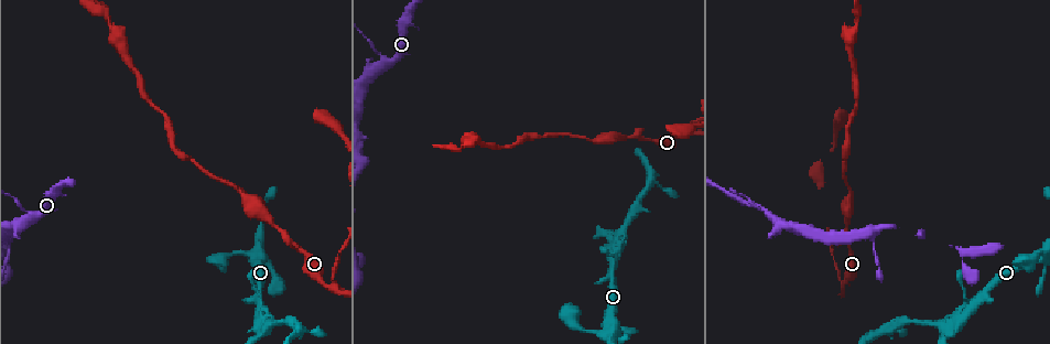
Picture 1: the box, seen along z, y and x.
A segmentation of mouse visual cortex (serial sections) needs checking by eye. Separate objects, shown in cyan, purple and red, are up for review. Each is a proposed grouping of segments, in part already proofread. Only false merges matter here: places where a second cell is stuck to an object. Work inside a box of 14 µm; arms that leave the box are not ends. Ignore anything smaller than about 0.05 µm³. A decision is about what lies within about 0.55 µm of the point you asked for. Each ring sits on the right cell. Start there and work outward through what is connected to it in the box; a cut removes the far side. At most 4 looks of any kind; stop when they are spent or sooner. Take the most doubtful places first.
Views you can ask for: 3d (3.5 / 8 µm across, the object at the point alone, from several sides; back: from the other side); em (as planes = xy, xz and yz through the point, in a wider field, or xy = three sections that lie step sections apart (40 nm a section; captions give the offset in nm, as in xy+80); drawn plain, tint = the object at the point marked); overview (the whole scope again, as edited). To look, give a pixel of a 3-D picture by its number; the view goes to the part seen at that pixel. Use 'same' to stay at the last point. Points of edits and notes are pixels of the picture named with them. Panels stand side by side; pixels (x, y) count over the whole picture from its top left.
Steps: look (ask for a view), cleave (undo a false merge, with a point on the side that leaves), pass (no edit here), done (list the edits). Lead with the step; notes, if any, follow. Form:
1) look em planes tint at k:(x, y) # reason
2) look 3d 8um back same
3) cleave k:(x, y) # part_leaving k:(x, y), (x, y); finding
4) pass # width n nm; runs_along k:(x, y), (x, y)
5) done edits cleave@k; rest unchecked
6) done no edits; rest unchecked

look 3d 3.5um at 1:(256, 309)

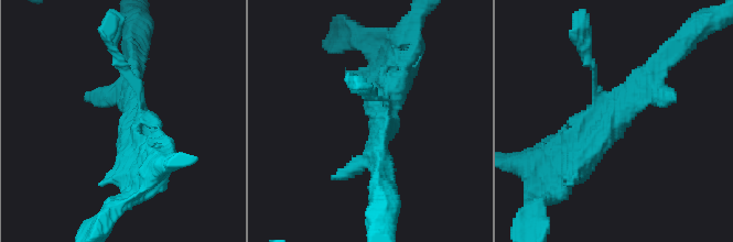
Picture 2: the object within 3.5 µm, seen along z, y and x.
look em xy step 1 tint at 2:(618, 117)

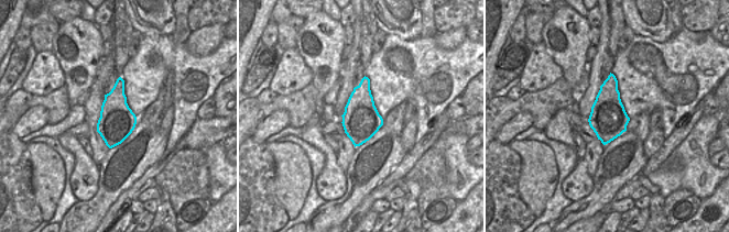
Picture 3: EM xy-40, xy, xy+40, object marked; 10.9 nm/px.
pass # runs_along 2:(664, 57), (636, 98), (568, 172); continuous, no second cell

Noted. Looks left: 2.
look 3d 3.5um at 1:(35, 217) # a fork

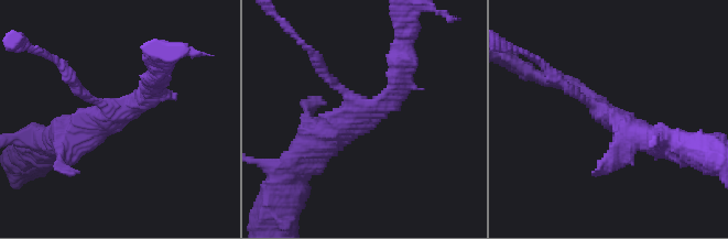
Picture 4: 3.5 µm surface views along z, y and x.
look em xy step 2 tint at 4:(612, 115) # arms 3; arm_widths 150, 250, 450 nm; now the EM

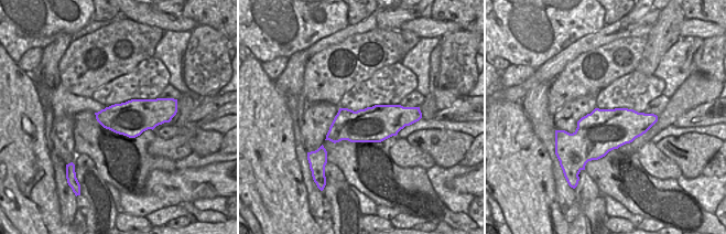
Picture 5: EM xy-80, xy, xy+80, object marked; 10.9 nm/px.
cleave 4:(75, 83) # two cells meet here

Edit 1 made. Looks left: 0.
done edits cleave@4; rest unchecked

